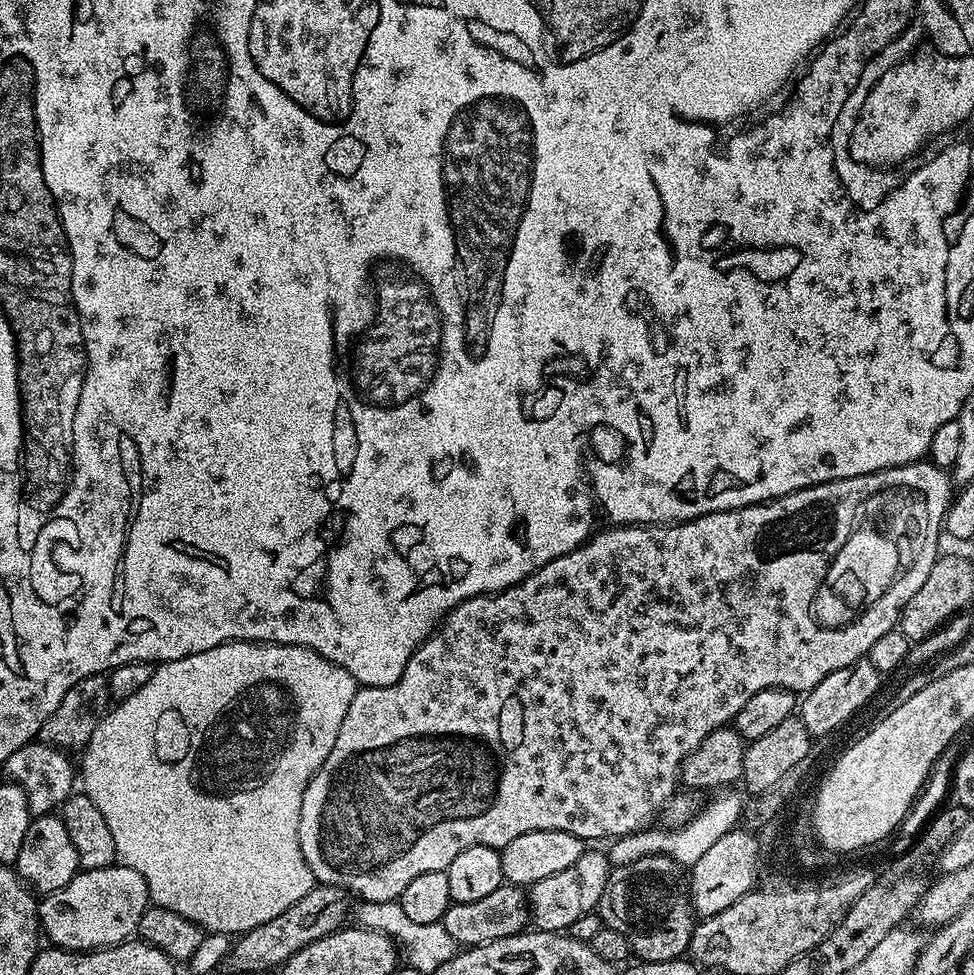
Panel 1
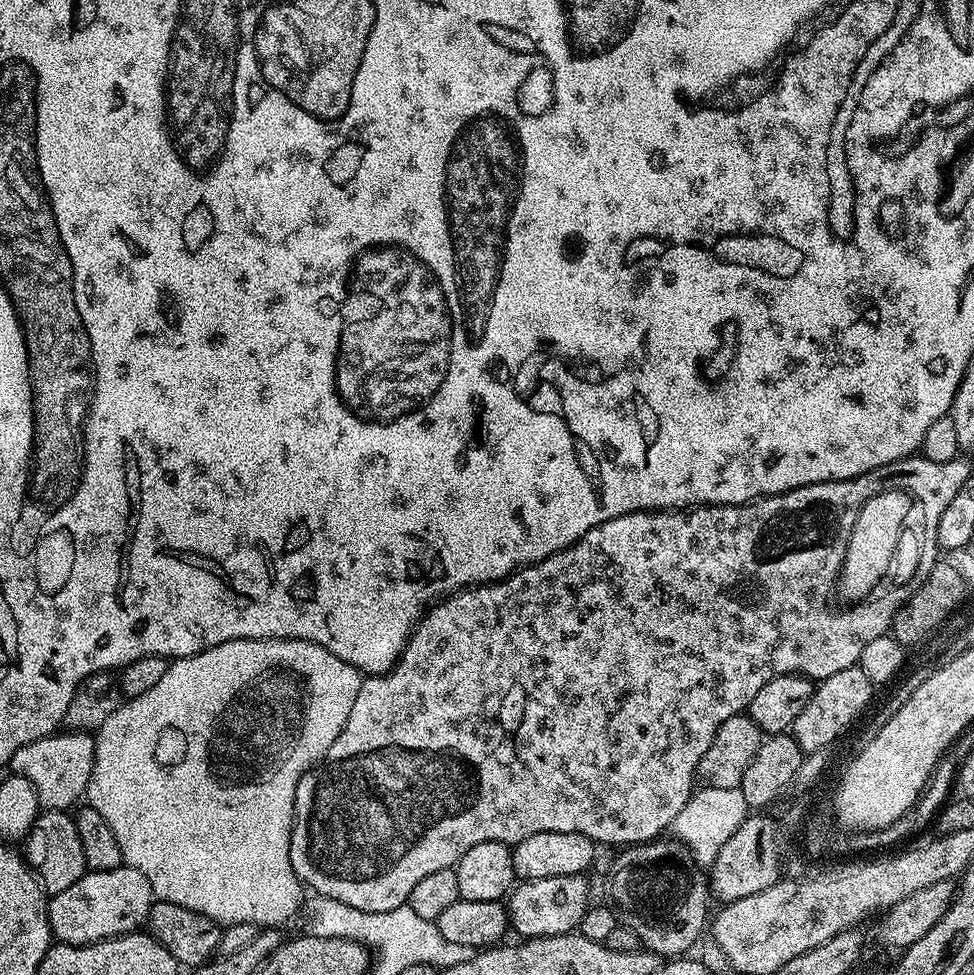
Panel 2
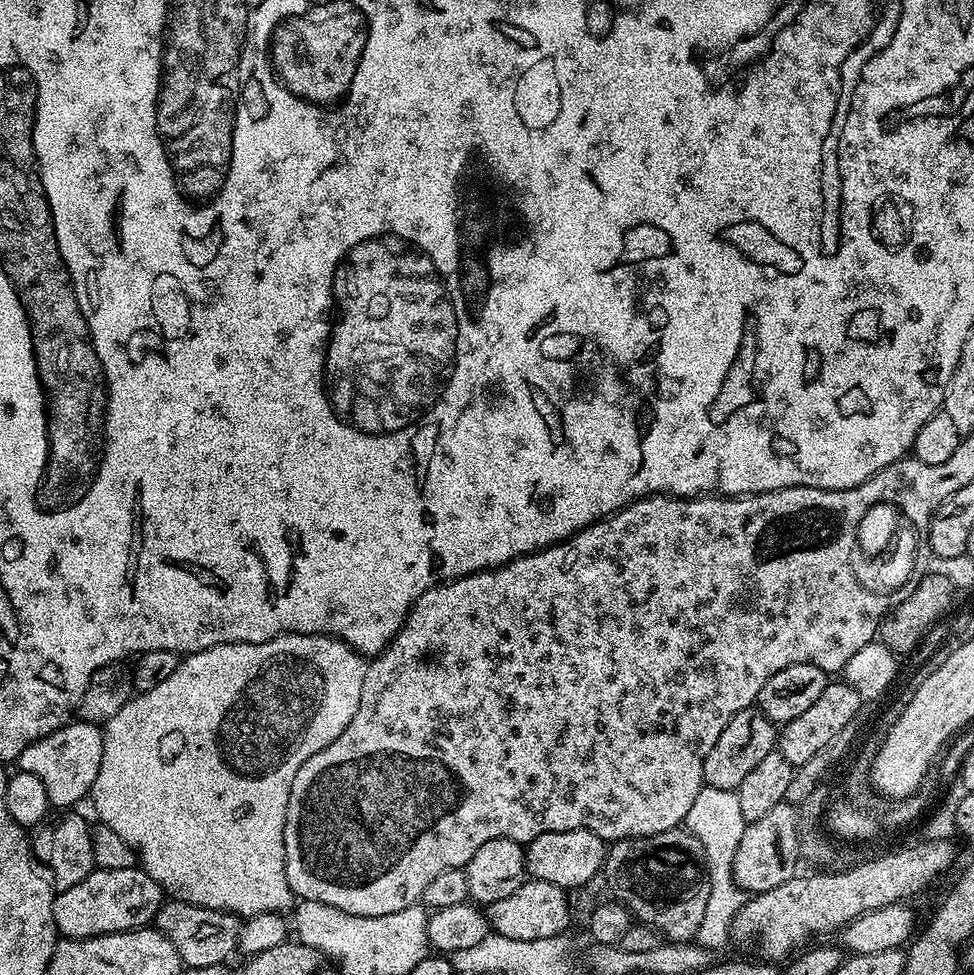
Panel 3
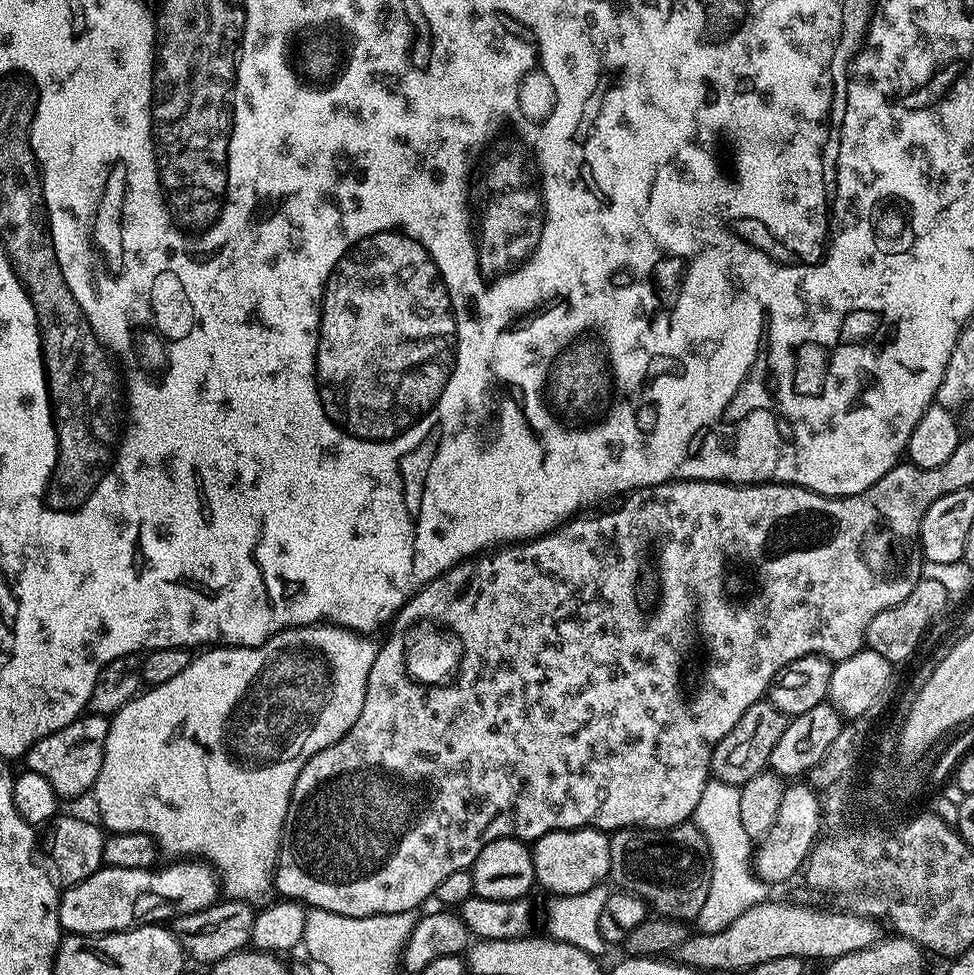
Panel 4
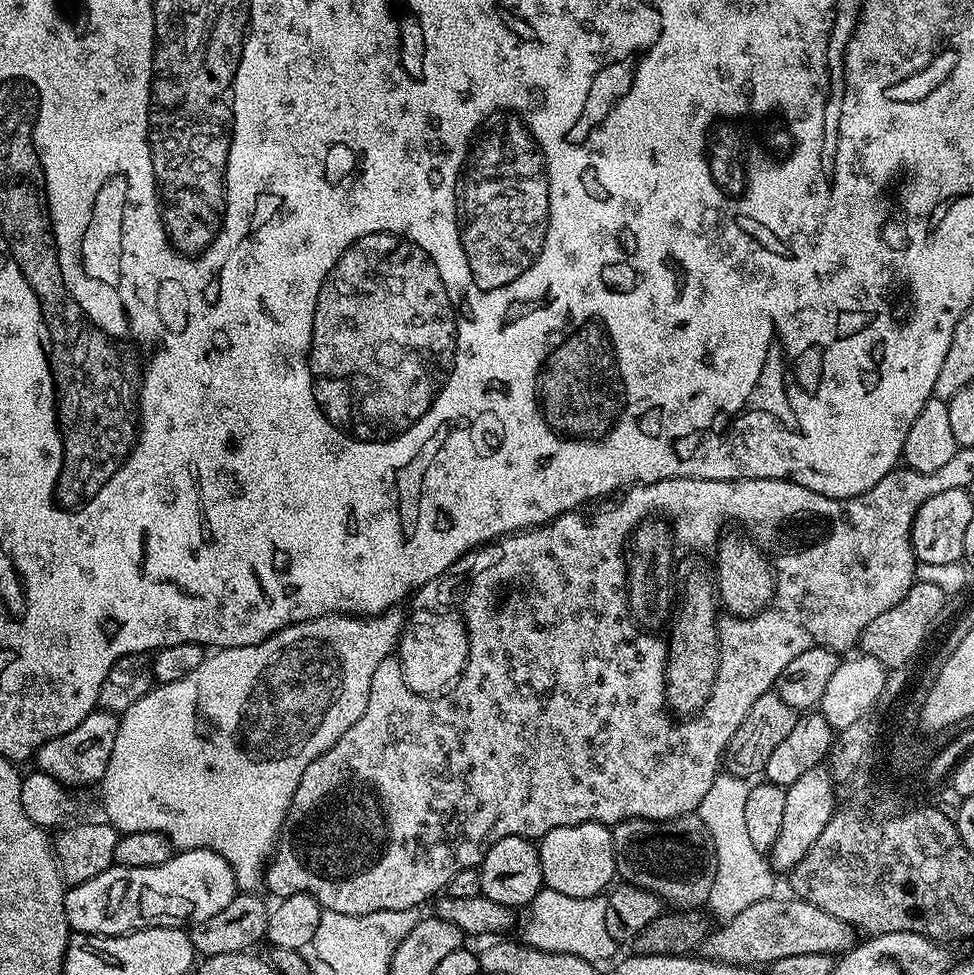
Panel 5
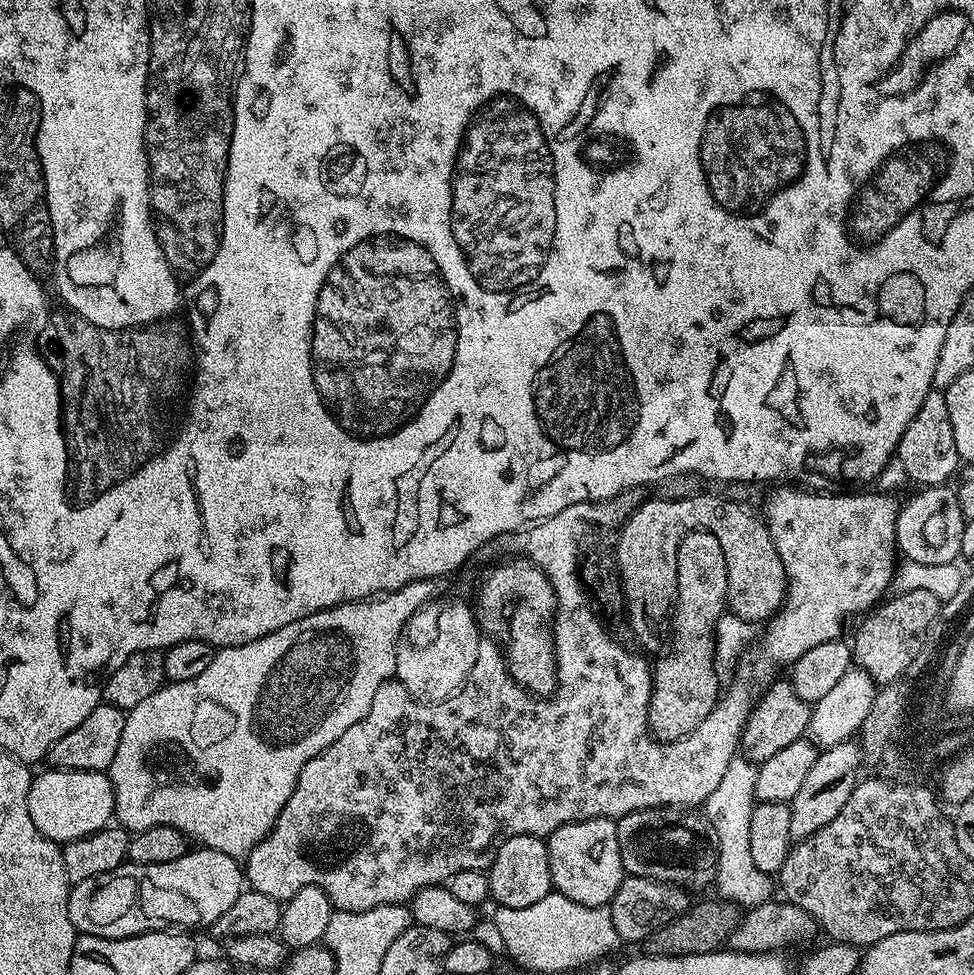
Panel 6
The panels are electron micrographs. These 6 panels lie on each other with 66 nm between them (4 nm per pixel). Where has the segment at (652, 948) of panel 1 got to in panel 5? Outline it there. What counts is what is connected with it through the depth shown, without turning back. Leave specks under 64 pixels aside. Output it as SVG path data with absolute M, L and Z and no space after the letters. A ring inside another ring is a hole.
M689 814L673 820L623 820L612 828L612 841L616 855L616 875L623 883L650 890L672 910L694 912L707 905L710 886L714 886L716 851L700 815Z

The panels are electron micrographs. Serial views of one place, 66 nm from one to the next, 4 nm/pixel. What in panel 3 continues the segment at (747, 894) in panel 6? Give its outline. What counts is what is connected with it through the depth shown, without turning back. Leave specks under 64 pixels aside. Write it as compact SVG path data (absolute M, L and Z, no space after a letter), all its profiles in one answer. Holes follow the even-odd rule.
M707 786L701 788L698 798L694 798L694 806L690 806L690 814L686 814L683 827L702 842L704 863L708 866L710 878L710 902L706 906L706 914L702 914L702 926L698 926L695 943L717 950L733 939L732 922L746 899L744 889L736 885L732 877L734 854L746 827L737 793Z

